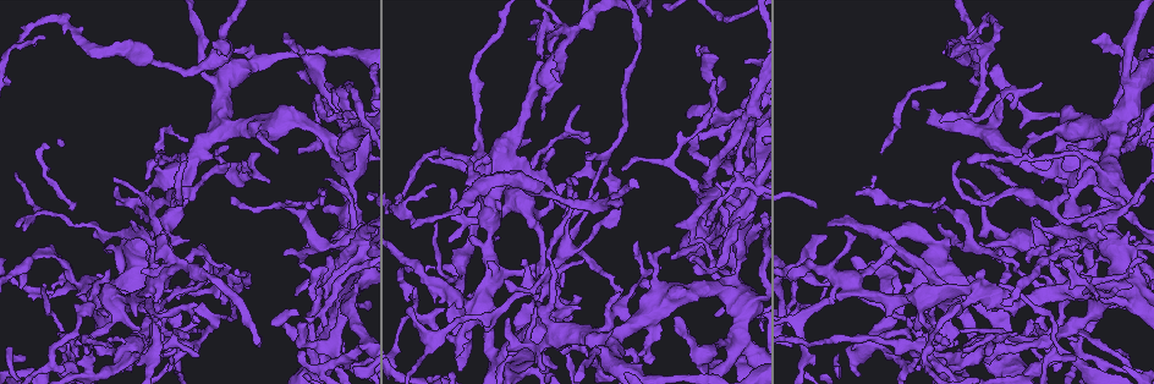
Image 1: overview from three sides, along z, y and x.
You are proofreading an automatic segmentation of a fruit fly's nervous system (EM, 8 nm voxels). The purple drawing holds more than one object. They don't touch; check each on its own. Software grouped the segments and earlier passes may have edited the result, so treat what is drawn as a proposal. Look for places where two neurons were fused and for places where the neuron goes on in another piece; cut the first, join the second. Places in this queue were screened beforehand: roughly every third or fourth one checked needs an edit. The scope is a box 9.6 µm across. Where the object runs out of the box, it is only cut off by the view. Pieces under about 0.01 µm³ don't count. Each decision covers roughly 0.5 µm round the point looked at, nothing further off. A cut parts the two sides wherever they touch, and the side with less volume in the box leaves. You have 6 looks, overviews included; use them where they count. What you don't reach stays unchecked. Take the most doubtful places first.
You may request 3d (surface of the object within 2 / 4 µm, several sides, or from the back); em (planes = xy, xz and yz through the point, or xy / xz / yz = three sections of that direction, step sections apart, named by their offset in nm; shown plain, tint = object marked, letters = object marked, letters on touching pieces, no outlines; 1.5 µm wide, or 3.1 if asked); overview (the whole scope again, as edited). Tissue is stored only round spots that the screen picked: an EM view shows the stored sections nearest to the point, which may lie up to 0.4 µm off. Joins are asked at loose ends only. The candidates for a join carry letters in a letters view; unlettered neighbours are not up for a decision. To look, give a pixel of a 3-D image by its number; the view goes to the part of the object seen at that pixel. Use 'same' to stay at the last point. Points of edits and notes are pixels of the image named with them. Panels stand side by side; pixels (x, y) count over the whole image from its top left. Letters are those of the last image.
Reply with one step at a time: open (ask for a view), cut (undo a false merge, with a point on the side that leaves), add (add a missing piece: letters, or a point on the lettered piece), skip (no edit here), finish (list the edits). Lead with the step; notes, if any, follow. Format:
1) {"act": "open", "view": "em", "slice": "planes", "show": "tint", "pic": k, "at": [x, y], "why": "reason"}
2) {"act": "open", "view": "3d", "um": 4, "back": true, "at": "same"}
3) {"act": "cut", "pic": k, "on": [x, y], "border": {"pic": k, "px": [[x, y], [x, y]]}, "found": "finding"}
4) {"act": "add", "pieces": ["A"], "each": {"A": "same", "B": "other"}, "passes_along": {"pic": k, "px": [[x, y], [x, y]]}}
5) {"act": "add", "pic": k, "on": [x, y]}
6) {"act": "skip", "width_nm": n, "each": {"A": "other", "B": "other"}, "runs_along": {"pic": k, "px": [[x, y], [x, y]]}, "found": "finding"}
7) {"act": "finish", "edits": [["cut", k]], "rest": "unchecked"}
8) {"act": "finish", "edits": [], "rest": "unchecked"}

{"act": "open", "view": "em", "slice": "xy", "step": 4, "show": "tint", "pic": 1, "at": [482, 187], "why": "sudden change in width"}

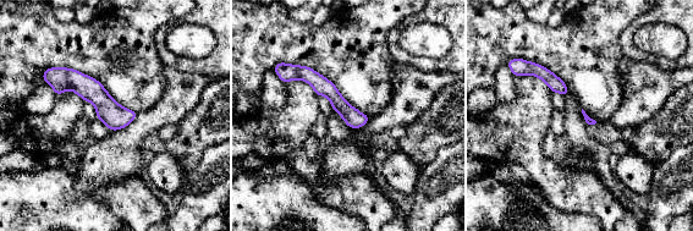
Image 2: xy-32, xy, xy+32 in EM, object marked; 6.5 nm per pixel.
{"act": "open", "view": "em", "slice": "planes", "show": "tint", "at": "same"}

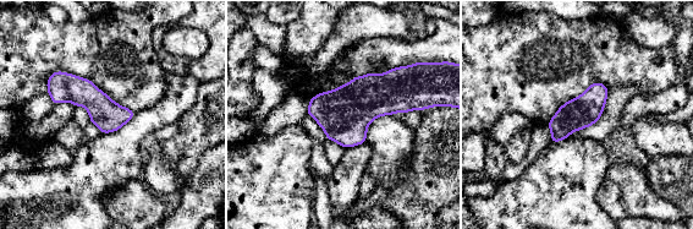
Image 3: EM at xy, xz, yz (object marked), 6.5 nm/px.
{"act": "open", "view": "em", "slice": "planes", "show": "letters", "at": "same", "why": "what lies round it"}

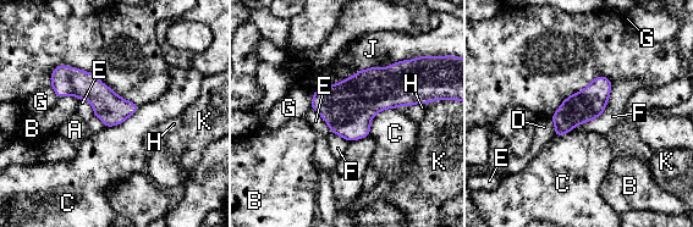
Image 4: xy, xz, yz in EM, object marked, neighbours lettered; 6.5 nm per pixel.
{"act": "skip", "each": {"A": "other", "B": "other", "C": "other", "D": "other", "E": "other", "F": "other", "G": "other", "H": "other", "J": "other", "K": "other"}, "runs_along": {"pic": 4, "px": [[55, 72], [111, 108], [133, 108]]}, "found": "all the same neuron"}

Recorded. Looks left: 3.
{"act": "open", "view": "em", "slice": "xz", "step": 8, "show": "tint", "pic": 1, "at": [324, 83], "why": "branch stops here"}

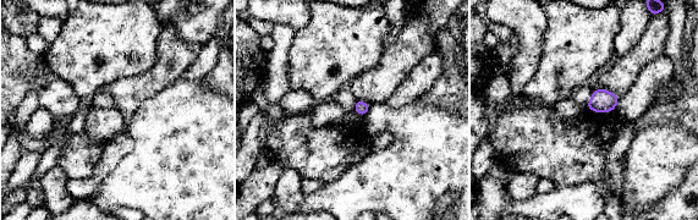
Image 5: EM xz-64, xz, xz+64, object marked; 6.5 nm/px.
{"act": "open", "view": "em", "slice": "planes", "show": "letters", "at": "same"}

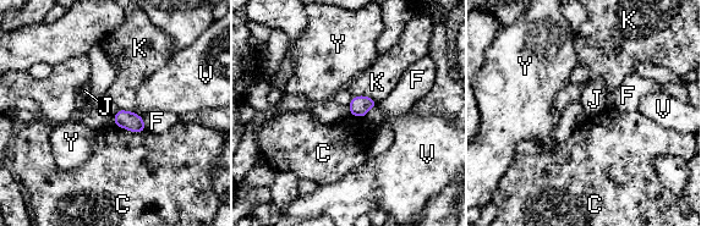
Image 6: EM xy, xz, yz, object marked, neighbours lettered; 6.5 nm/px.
{"act": "skip", "longest_contact_nm": ["C", 220], "each": {"C": "other", "F": "other", "J": "other", "K": "other", "V": "other", "Y": "other"}, "border": {"pic": 6, "px": [[354, 95], [368, 95], [377, 103]]}, "found": "no lettered piece goes on from it"}

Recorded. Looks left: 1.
{"act": "finish", "edits": [], "rest": "unchecked"}

